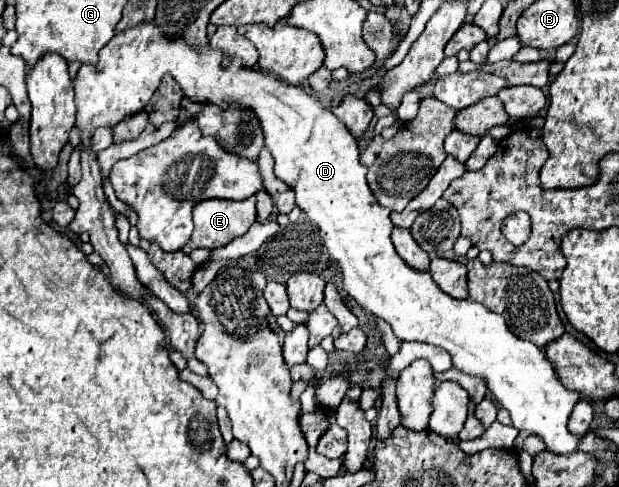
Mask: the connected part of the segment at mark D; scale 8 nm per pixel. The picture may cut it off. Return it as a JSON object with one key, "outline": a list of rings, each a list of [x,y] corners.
{"outline":[[[152,22],[116,34],[98,52],[98,62],[82,64],[74,78],[78,106],[76,128],[80,134],[92,134],[102,126],[112,128],[124,118],[138,114],[166,72],[174,76],[194,102],[208,100],[218,106],[234,102],[252,108],[262,122],[266,148],[276,160],[276,176],[296,192],[296,206],[318,226],[328,254],[342,270],[346,294],[362,308],[386,320],[400,340],[440,346],[450,352],[454,368],[486,380],[494,400],[510,412],[512,426],[540,436],[548,452],[578,452],[584,436],[572,434],[568,420],[580,396],[560,384],[554,368],[546,362],[544,350],[514,336],[502,316],[478,302],[444,294],[432,280],[428,268],[416,270],[406,266],[392,248],[390,210],[374,202],[366,182],[366,166],[360,164],[358,144],[332,110],[324,110],[322,104],[300,86],[290,86],[272,74],[246,68],[238,58],[224,68],[222,58],[222,52],[210,48],[196,52],[180,40],[168,40]]]}

